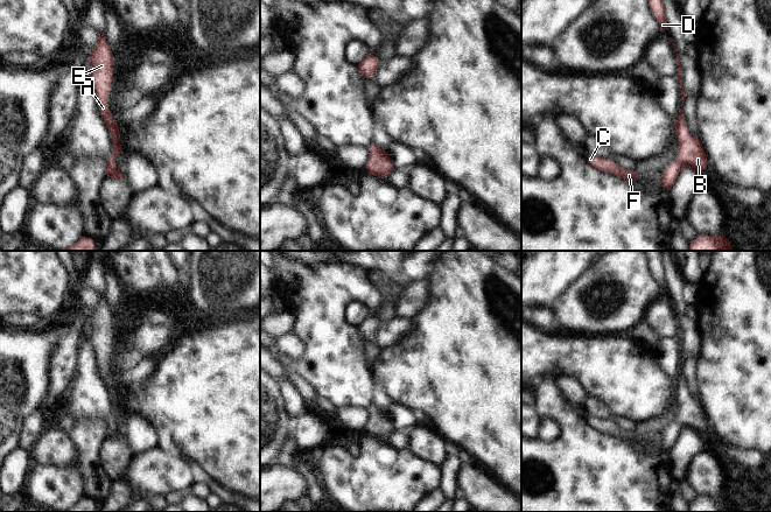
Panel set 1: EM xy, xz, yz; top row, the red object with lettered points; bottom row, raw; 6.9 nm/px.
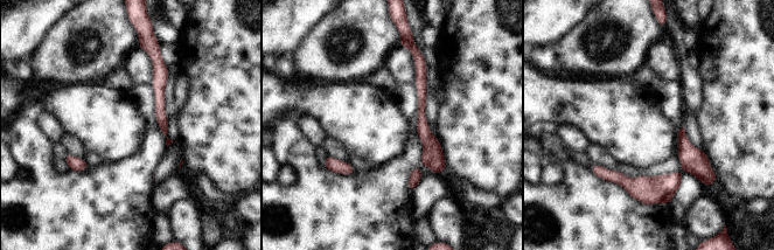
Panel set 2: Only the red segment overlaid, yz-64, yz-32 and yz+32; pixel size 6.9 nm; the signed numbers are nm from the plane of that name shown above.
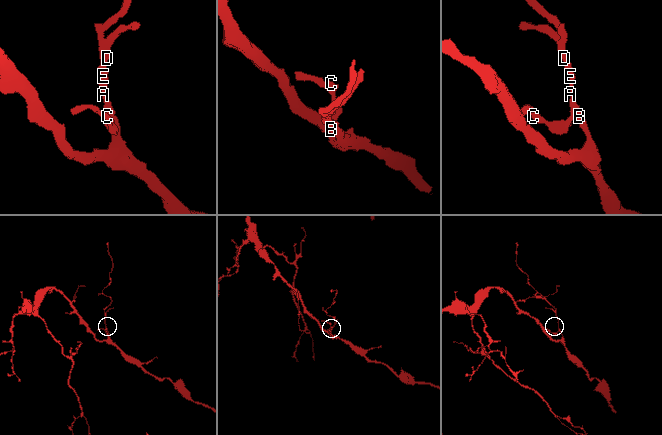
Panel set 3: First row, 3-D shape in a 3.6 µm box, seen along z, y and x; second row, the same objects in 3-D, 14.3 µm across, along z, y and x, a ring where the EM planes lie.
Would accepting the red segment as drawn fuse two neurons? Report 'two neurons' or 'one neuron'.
one neuron

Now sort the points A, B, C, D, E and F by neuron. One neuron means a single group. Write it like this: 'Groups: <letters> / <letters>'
Groups: A B C D E F

